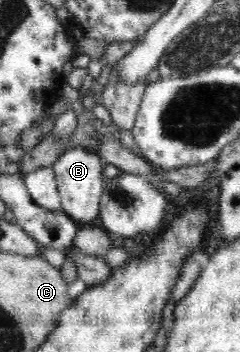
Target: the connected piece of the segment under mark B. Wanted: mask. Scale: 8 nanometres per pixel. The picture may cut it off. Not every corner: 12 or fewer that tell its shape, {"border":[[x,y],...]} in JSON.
{"border":[[70,148],[52,164],[62,211],[80,226],[100,214],[98,153]]}

